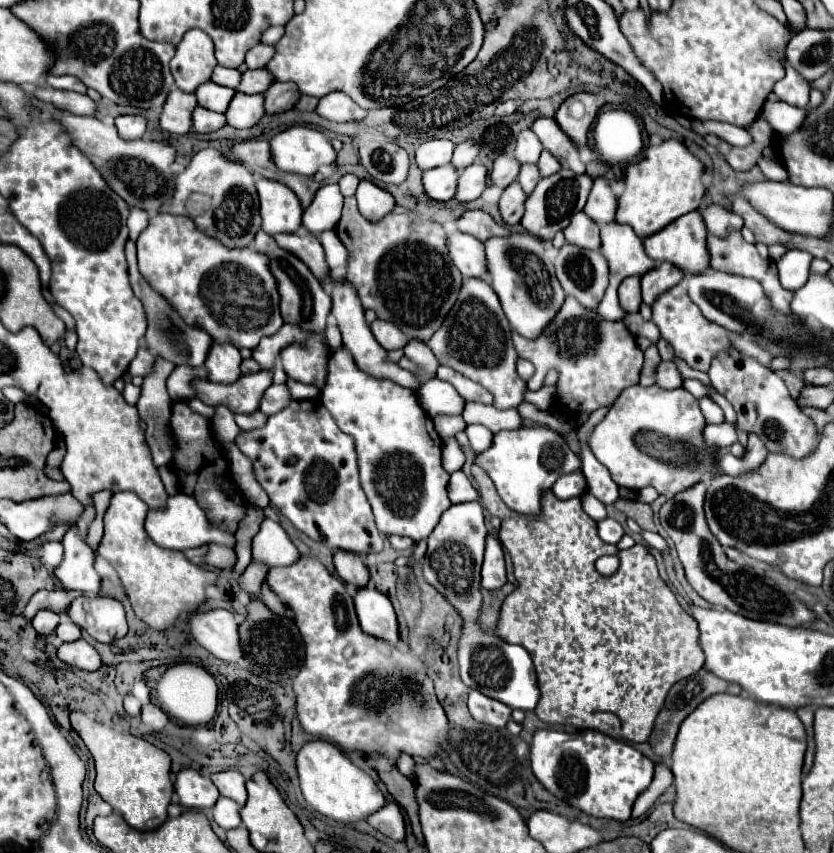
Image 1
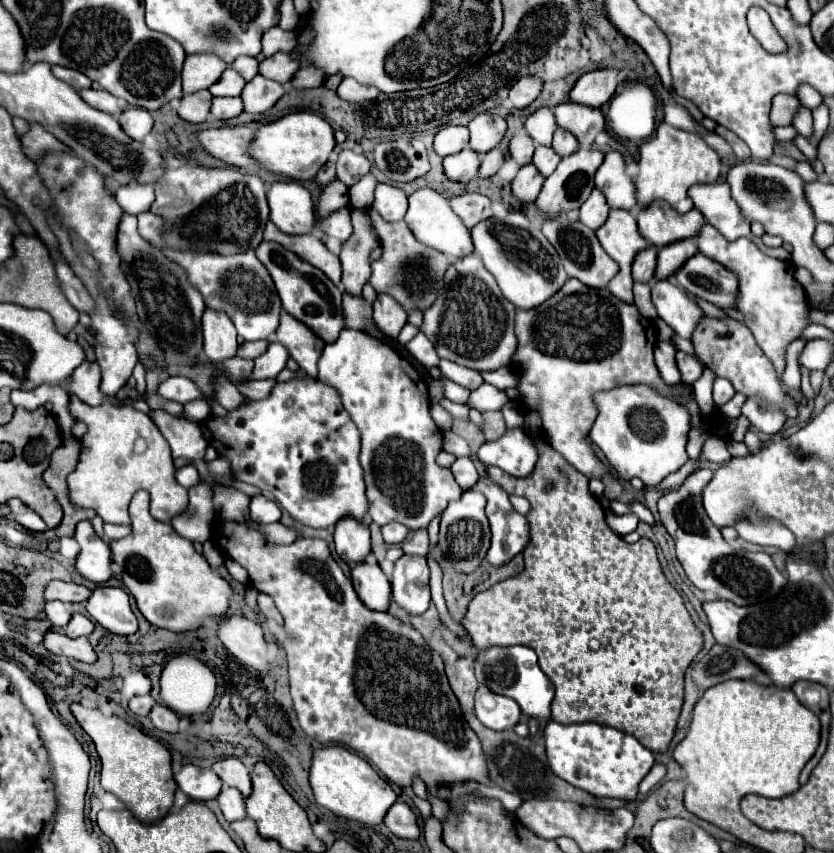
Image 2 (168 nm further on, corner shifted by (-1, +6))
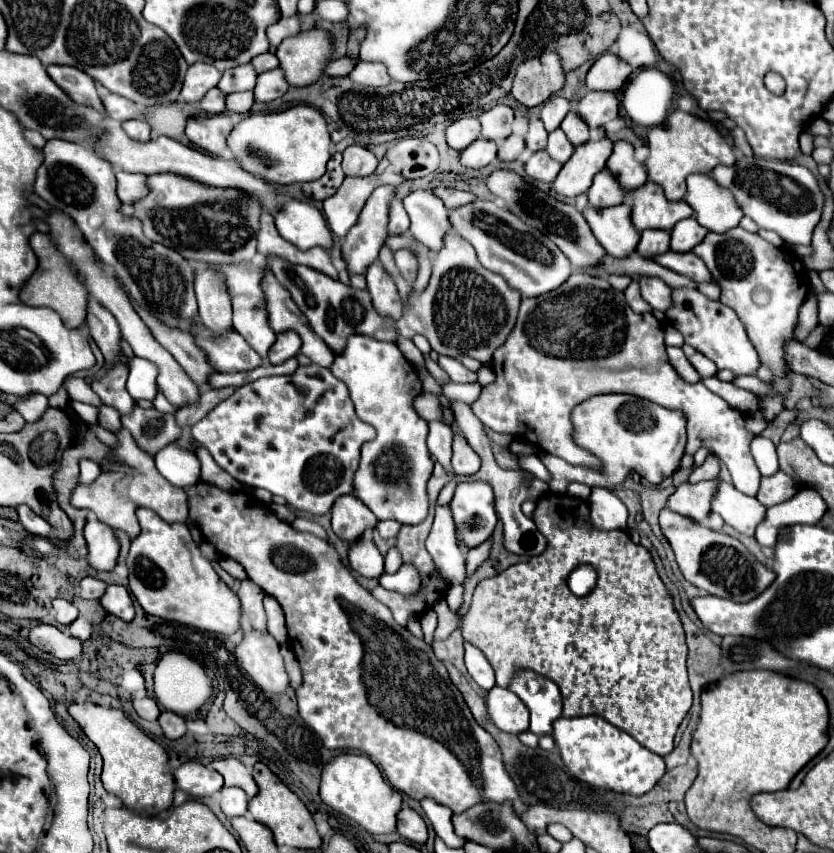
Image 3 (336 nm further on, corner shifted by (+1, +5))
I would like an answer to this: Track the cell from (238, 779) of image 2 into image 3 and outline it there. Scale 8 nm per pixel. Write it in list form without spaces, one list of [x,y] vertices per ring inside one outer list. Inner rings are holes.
[[[237,757],[217,759],[211,763],[211,767],[223,775],[225,787],[241,787],[249,799],[257,795],[257,785],[251,777],[251,771]]]

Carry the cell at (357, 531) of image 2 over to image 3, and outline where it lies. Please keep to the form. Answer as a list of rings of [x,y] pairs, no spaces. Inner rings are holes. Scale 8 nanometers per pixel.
[[[343,495],[337,499],[331,515],[333,533],[349,543],[359,541],[367,527],[377,525],[377,517],[355,495]]]

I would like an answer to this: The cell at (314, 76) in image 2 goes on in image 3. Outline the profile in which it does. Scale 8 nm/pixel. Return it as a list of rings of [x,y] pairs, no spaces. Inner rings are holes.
[[[343,57],[343,59],[331,61],[331,63],[325,67],[323,73],[325,73],[327,77],[345,77],[353,67],[355,67],[355,63],[353,63],[349,57]]]

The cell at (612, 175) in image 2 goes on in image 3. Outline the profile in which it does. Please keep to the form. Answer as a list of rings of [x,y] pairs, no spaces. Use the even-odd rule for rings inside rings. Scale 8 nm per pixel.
[[[617,141],[611,157],[607,159],[607,169],[617,177],[617,183],[631,193],[647,183],[643,163],[637,163],[633,157],[633,145],[627,141]]]

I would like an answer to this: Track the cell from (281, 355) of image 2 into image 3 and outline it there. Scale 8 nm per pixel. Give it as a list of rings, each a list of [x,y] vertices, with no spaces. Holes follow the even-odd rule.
[[[293,331],[279,333],[279,335],[277,335],[277,341],[275,341],[273,347],[269,349],[267,359],[269,359],[269,363],[273,363],[273,365],[285,363],[287,359],[297,357],[299,347],[301,347],[301,339],[299,339],[297,333],[293,333]]]

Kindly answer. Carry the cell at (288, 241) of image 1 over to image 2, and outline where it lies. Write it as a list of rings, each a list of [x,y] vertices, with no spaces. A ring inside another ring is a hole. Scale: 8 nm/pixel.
[[[267,222],[265,240],[267,242],[283,244],[287,250],[295,252],[299,258],[307,260],[309,264],[315,264],[319,270],[323,270],[331,278],[333,284],[339,286],[339,282],[341,282],[341,264],[339,264],[339,258],[333,256],[325,248],[325,244],[321,240],[317,240],[315,236],[311,236],[311,234],[289,236],[289,234],[281,232],[273,222]]]

